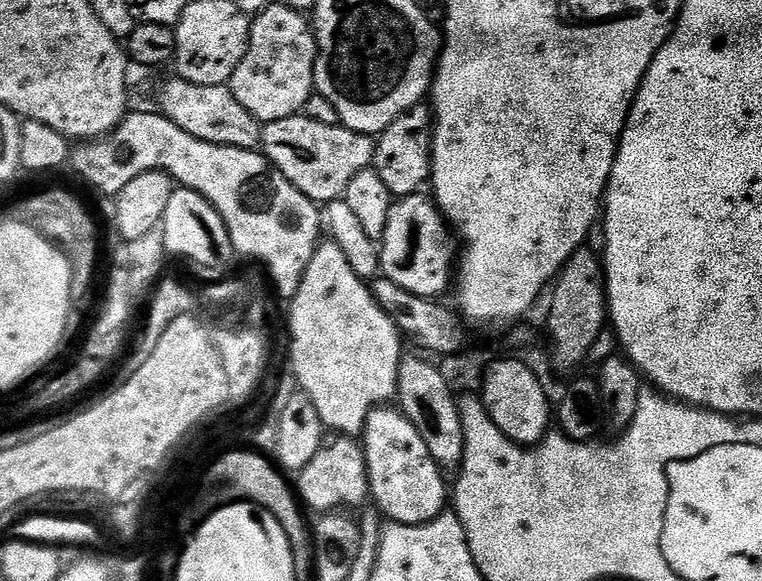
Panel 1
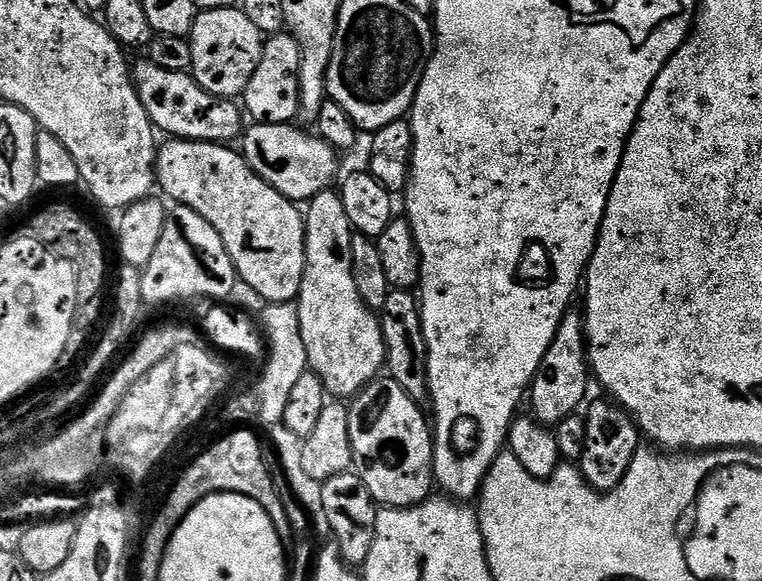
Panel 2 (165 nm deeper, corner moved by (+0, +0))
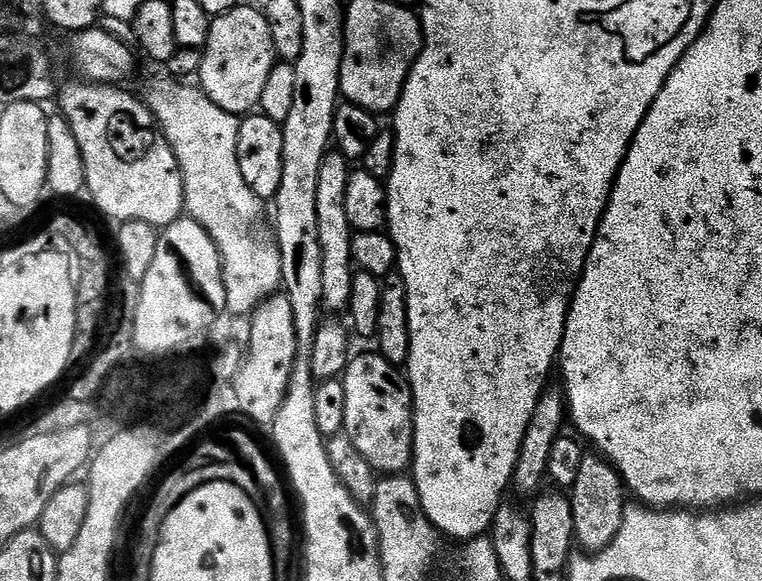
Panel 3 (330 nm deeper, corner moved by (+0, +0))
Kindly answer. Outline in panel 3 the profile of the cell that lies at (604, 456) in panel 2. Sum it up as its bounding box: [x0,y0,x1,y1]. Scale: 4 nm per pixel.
[570,454,626,554]

